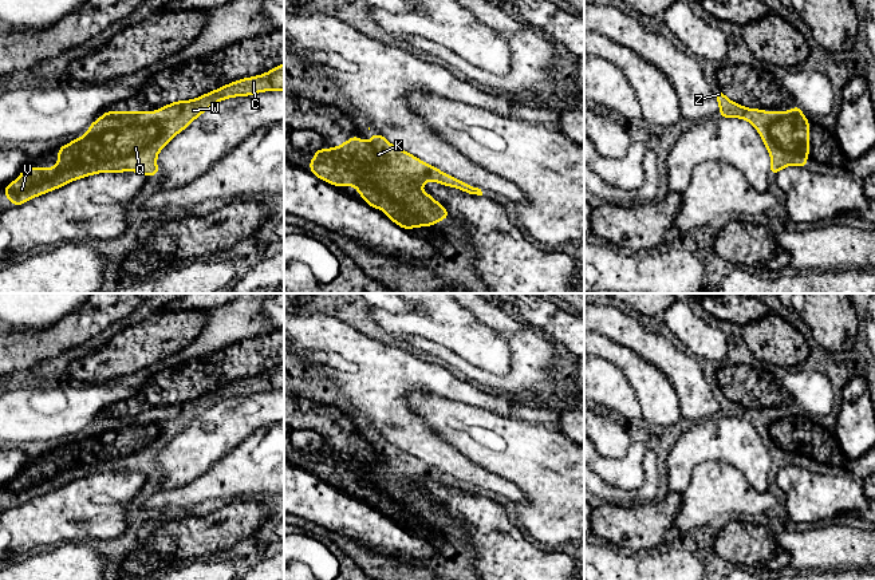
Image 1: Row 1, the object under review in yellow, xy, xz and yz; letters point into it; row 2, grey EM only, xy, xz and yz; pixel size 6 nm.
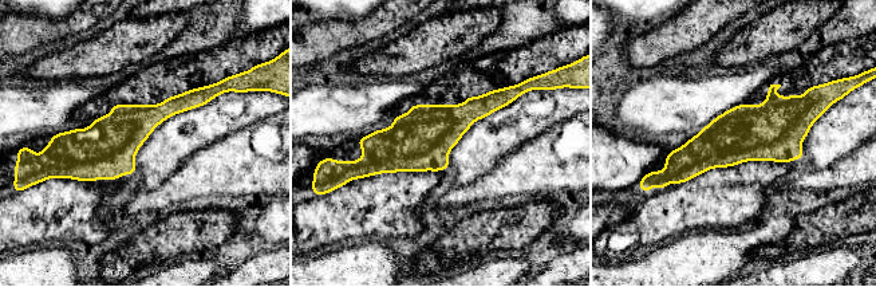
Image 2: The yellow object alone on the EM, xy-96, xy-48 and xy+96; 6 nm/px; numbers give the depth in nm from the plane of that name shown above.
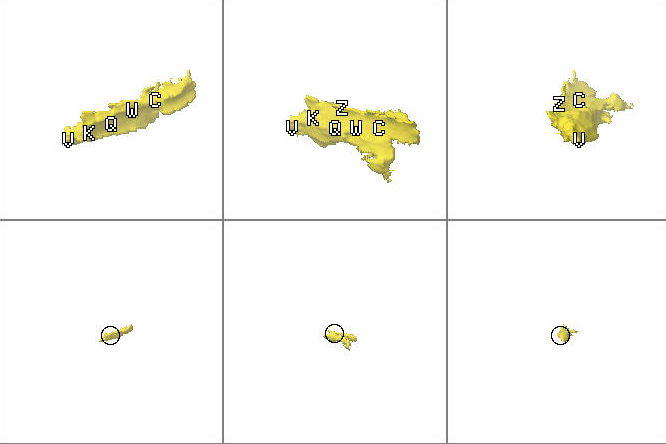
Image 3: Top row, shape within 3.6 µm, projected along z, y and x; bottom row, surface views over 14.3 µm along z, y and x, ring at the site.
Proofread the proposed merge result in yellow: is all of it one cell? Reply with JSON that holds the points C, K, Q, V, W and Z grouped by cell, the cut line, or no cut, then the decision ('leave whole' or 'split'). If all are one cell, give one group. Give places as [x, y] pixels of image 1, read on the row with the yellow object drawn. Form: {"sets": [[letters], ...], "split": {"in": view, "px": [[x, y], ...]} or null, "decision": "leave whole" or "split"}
{"sets": [["C", "K", "Q", "V", "W", "Z"]], "split": null, "decision": "leave whole"}

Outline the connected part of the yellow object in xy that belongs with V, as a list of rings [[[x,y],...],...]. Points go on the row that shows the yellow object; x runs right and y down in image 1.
[[[284,63],[273,67],[269,72],[239,79],[196,99],[176,100],[161,106],[158,111],[105,111],[87,127],[87,134],[59,147],[56,167],[27,167],[12,184],[5,186],[3,193],[15,208],[75,179],[98,173],[137,171],[154,177],[159,174],[158,153],[202,113],[224,99],[249,96],[264,91],[284,91]]]

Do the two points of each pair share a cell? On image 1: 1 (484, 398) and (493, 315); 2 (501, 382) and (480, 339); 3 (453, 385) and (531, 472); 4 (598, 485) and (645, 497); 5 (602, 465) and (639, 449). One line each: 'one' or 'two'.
1: two
2: two
3: two
4: one
5: one

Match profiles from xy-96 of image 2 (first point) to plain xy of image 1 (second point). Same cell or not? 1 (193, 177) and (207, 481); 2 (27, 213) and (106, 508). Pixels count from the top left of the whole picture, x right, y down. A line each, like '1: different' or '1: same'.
1: same
2: same

